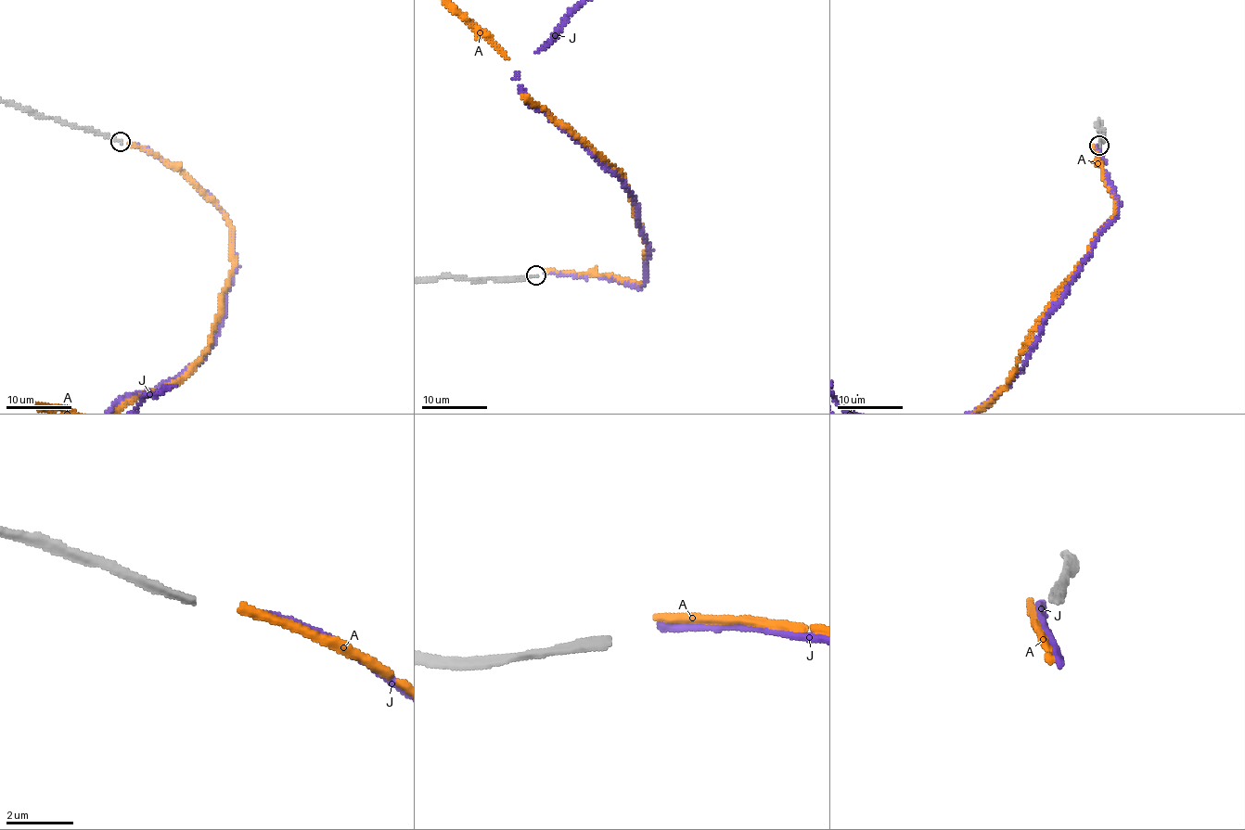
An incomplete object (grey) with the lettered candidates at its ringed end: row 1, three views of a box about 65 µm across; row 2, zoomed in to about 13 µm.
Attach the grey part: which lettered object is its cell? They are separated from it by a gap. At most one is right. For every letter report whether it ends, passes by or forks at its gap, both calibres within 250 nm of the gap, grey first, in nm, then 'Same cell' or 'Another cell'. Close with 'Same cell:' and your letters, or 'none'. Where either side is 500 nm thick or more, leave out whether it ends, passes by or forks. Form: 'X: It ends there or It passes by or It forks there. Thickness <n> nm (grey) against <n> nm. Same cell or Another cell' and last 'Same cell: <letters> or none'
A: It ends there. Thickness 260 nm (grey) against 260 nm. Another cell
J: It ends there. Thickness 260 nm (grey) against 200 nm. Another cell
Same cell: none

